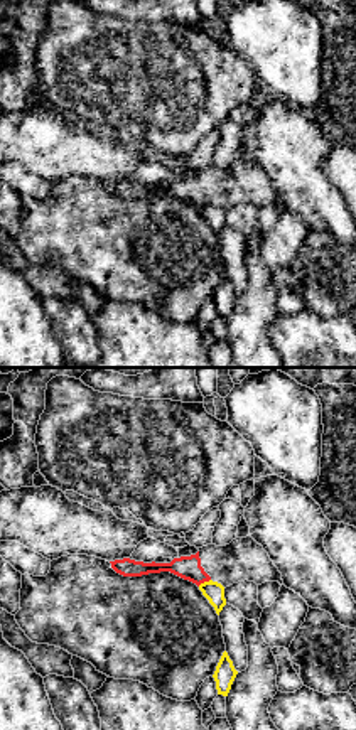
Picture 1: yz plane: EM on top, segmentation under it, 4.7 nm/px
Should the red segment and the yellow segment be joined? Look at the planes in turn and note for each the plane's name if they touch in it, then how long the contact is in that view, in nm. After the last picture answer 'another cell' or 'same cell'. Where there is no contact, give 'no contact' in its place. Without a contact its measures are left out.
contact in yz; length 70 nm

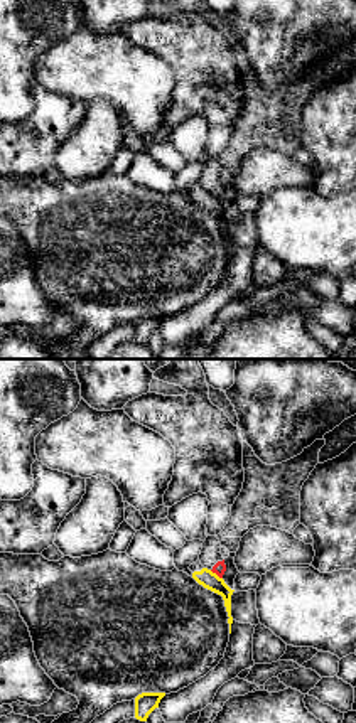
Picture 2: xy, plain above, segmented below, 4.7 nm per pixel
contact in xy; length 80 nm

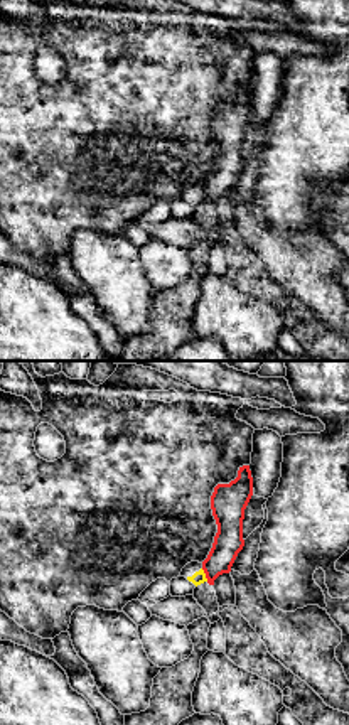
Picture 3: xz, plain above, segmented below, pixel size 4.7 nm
contact in xz; length 70 nm

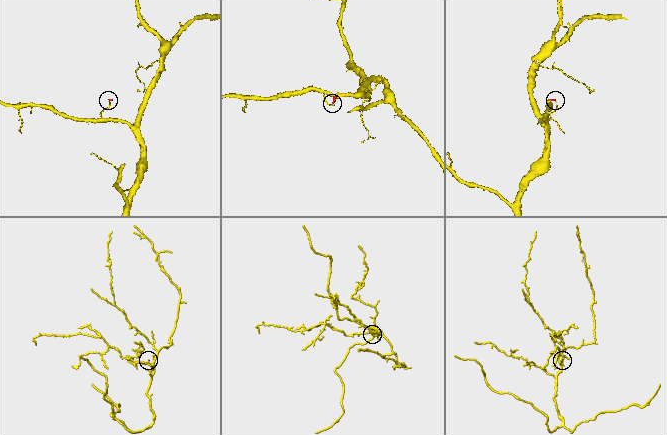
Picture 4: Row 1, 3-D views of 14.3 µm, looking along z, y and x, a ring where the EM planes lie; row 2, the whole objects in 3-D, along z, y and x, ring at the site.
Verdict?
another cell

